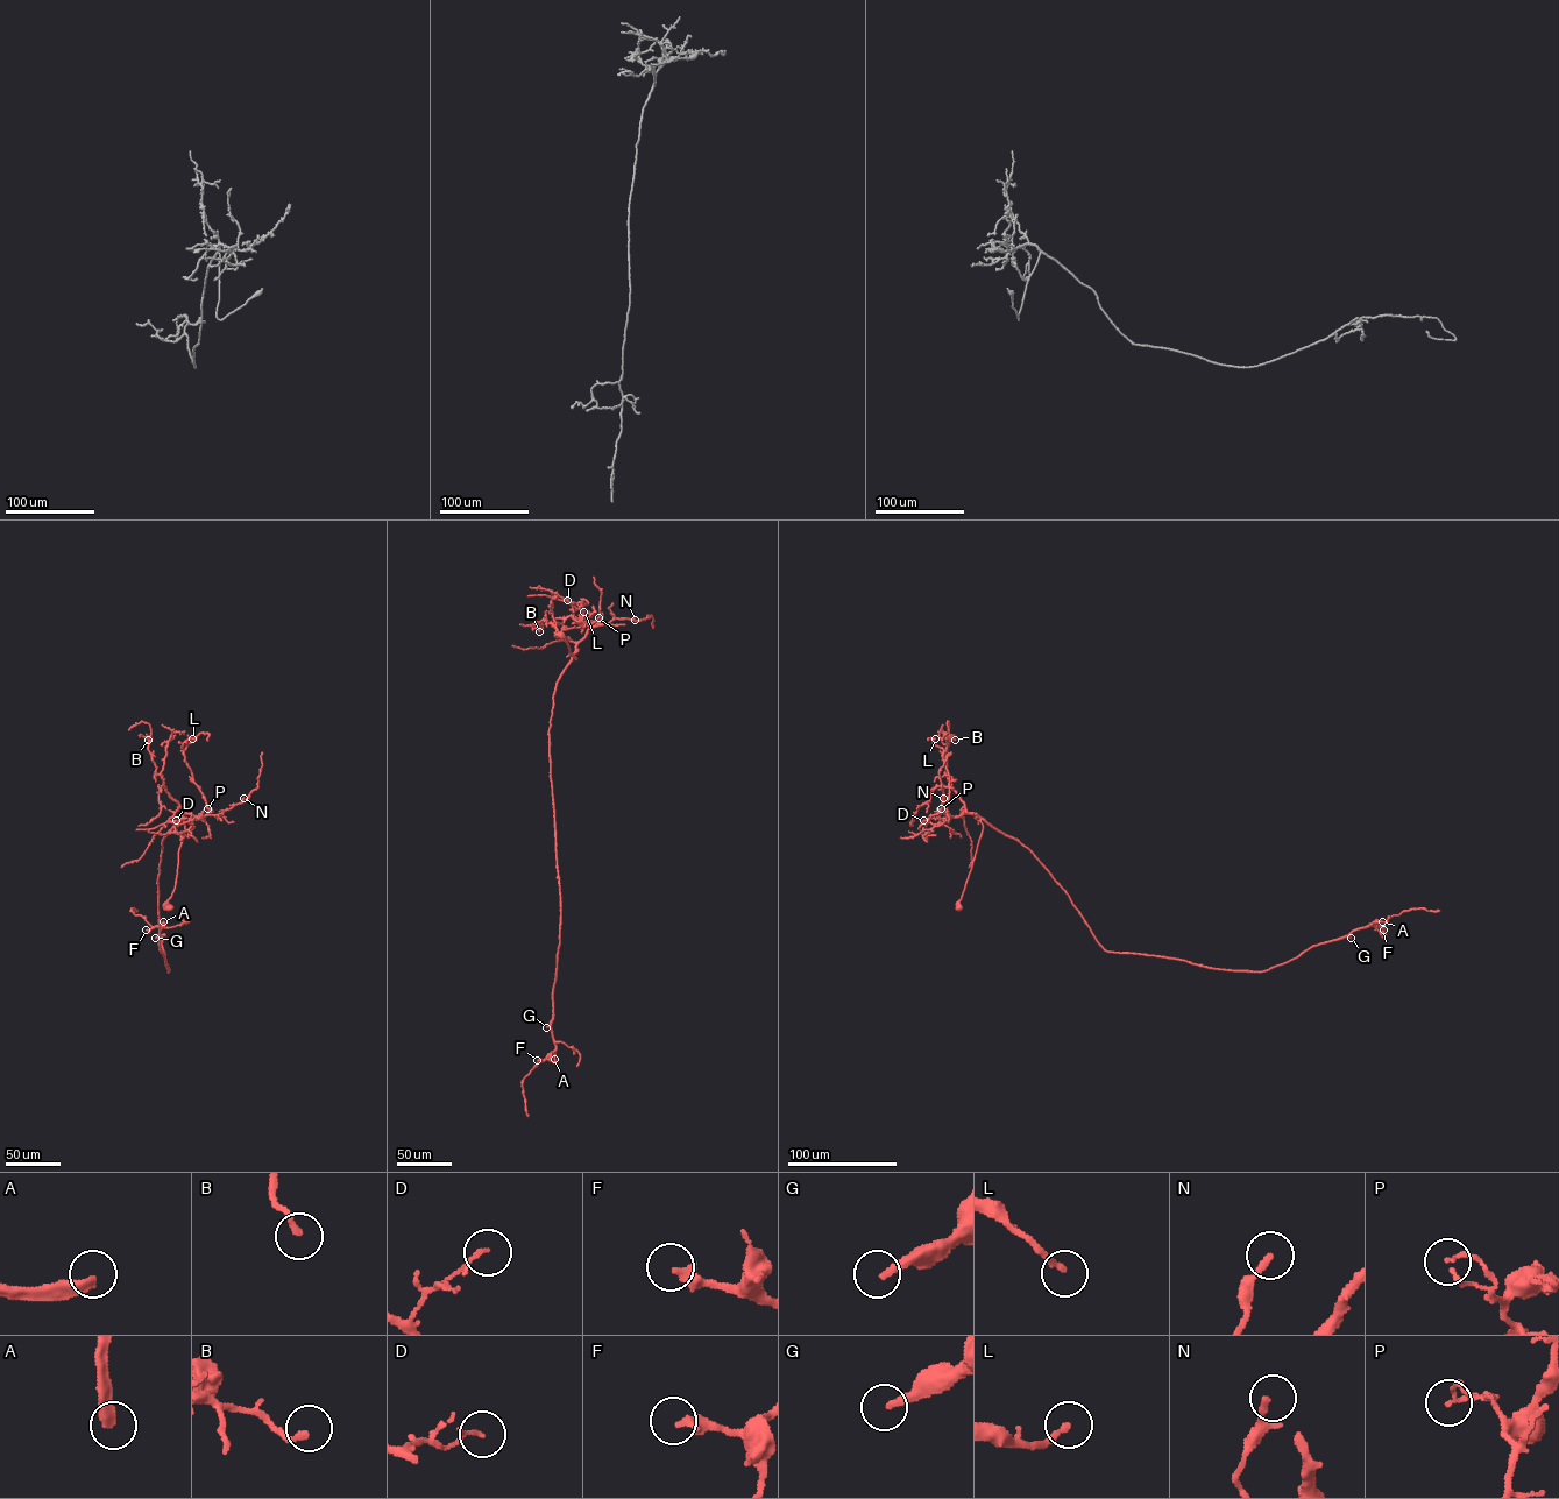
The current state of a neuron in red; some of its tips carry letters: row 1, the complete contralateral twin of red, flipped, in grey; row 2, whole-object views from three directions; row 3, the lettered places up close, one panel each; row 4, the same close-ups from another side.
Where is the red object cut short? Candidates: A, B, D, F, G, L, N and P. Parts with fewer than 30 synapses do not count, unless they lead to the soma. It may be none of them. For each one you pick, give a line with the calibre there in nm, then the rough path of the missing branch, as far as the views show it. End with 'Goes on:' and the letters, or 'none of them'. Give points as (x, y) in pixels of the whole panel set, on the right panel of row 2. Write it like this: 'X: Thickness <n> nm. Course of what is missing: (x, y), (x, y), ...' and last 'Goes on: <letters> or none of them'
A: Thickness 360 nm. Course of what is missing: (1382, 921), (1394, 916), (1432, 912), (1451, 917), (1461, 937), (1480, 941)
G: Thickness 260 nm. Course of what is missing: (1351, 938), (1351, 942), (1363, 920), (1374, 919), (1377, 920), (1380, 938)
Goes on: A, G

